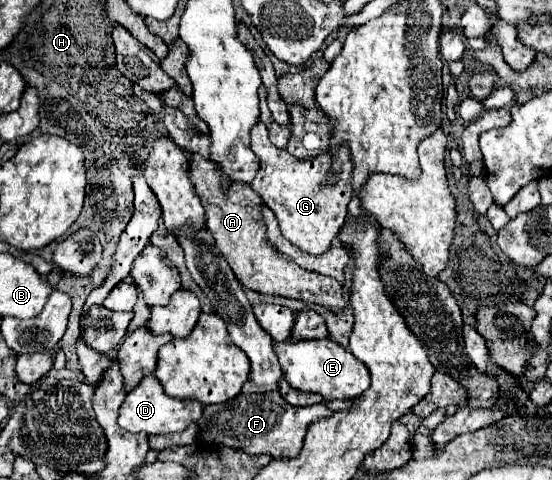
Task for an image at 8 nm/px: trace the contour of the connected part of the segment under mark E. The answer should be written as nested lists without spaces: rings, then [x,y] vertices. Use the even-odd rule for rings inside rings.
[[[329,337],[317,341],[281,341],[277,343],[277,357],[285,369],[285,379],[295,389],[321,393],[323,399],[355,399],[369,387],[367,367]]]

